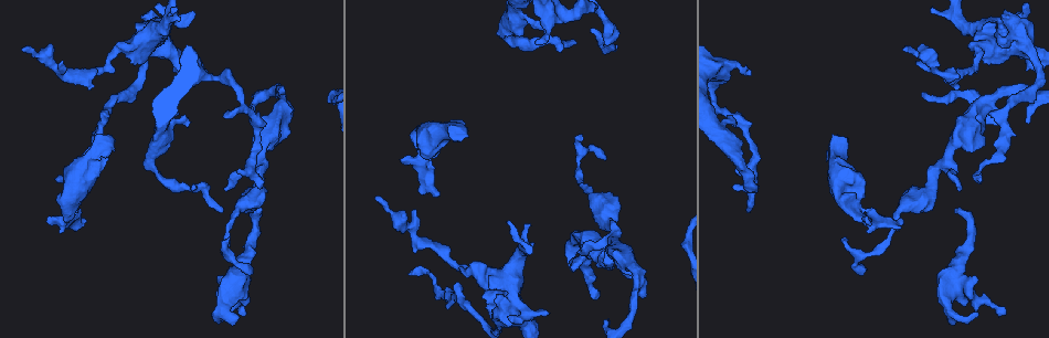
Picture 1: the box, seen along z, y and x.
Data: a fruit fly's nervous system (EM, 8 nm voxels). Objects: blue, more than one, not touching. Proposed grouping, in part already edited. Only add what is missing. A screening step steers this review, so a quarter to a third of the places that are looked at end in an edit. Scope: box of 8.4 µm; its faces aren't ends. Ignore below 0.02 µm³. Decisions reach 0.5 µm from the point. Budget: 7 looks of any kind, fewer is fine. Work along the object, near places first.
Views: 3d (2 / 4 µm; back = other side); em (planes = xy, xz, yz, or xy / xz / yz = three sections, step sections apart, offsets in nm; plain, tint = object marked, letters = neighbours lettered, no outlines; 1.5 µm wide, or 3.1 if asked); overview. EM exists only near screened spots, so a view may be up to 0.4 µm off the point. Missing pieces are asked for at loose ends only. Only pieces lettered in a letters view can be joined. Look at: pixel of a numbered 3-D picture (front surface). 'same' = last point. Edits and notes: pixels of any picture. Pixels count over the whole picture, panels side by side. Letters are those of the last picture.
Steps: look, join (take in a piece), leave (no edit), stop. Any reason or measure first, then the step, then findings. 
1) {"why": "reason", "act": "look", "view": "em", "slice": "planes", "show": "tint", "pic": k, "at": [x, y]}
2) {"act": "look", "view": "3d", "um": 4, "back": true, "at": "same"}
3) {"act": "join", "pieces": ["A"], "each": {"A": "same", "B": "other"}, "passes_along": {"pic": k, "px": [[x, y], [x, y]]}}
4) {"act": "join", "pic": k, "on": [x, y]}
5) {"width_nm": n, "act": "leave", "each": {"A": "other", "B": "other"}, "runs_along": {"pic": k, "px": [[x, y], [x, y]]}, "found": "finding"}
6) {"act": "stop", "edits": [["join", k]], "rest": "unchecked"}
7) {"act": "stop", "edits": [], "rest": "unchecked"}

{"act": "look", "view": "em", "slice": "xz", "step": 4, "show": "tint", "pic": 1, "at": [605, 320]}

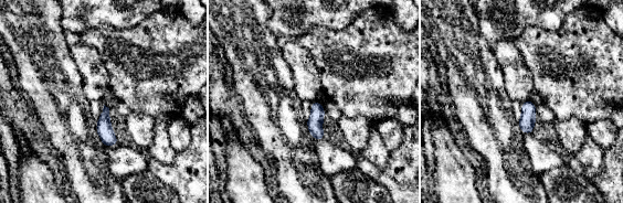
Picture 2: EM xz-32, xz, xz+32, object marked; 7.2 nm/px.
{"act": "look", "view": "em", "slice": "planes", "show": "tint", "at": "same"}

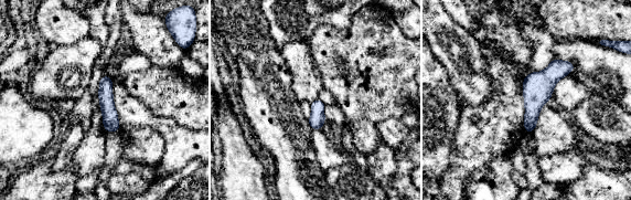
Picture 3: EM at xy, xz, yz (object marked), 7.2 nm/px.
{"act": "look", "view": "em", "slice": "planes", "show": "letters", "at": "same"}

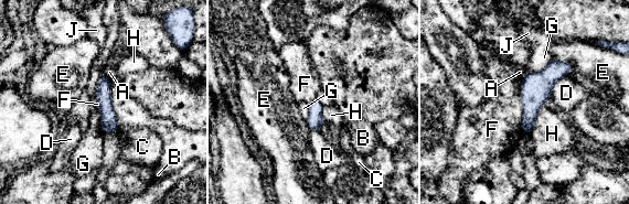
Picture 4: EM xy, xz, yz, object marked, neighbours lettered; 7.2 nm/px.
{"act": "leave", "each": {"A": "other", "B": "other", "C": "other", "D": "other", "E": "other", "F": "other", "G": "other", "H": "other", "J": "other"}, "border": {"pic": 4, "px": [[521, 79], [522, 130], [524, 132]]}, "found": "no lettered piece goes on from it"}

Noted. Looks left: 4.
{"why": "free end", "act": "look", "view": "em", "slice": "planes", "show": "letters", "pic": 1, "at": [977, 279]}

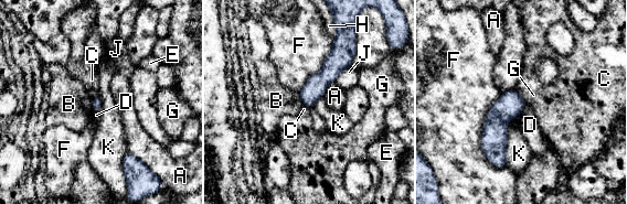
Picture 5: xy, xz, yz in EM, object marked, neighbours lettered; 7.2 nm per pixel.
{"longest_contact_nm": ["F", 550], "act": "leave", "each": {"A": "other", "B": "other", "C": "other", "D": "other", "E": "other", "F": "other", "G": "other", "H": "other", "J": "other", "K": "other"}, "border": {"pic": 5, "px": [[525, 104], [518, 116]]}, "found": "no lettered piece goes on from it"}

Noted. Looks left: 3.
{"why": "thin end", "act": "look", "view": "em", "slice": "xy", "step": 8, "show": "tint", "pic": 1, "at": [228, 240]}

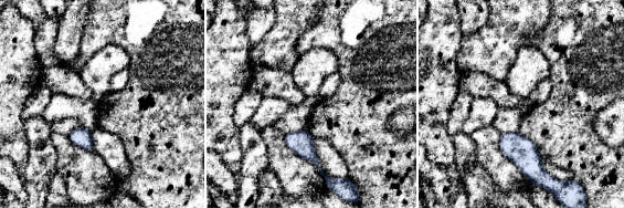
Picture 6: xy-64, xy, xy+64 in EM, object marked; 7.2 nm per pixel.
{"act": "look", "view": "em", "slice": "planes", "show": "letters", "at": "same"}

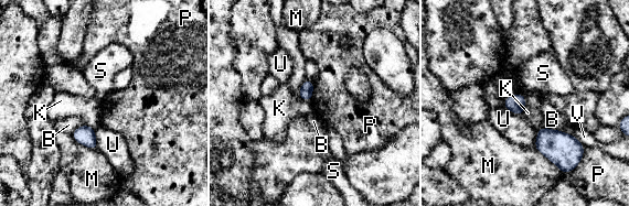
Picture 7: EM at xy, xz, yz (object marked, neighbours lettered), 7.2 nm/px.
{"width_nm": 100, "act": "leave", "each": {"B": "other", "K": "other", "M": "other", "P": "other", "S": "other", "U": "other", "V": "other"}, "border": {"pic": 7, "px": [[313, 83], [310, 99]]}, "found": "no lettered piece goes on from it"}

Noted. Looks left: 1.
{"act": "stop", "edits": [], "rest": "unchecked"}

